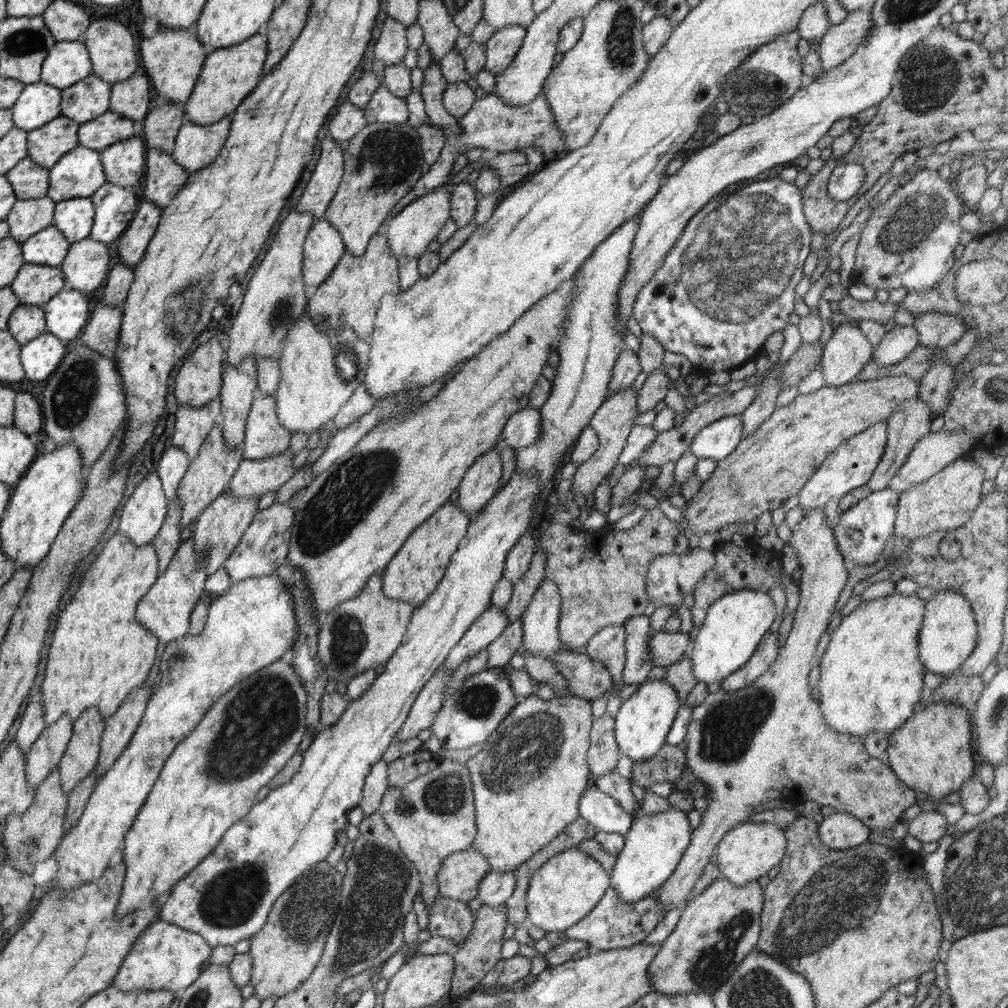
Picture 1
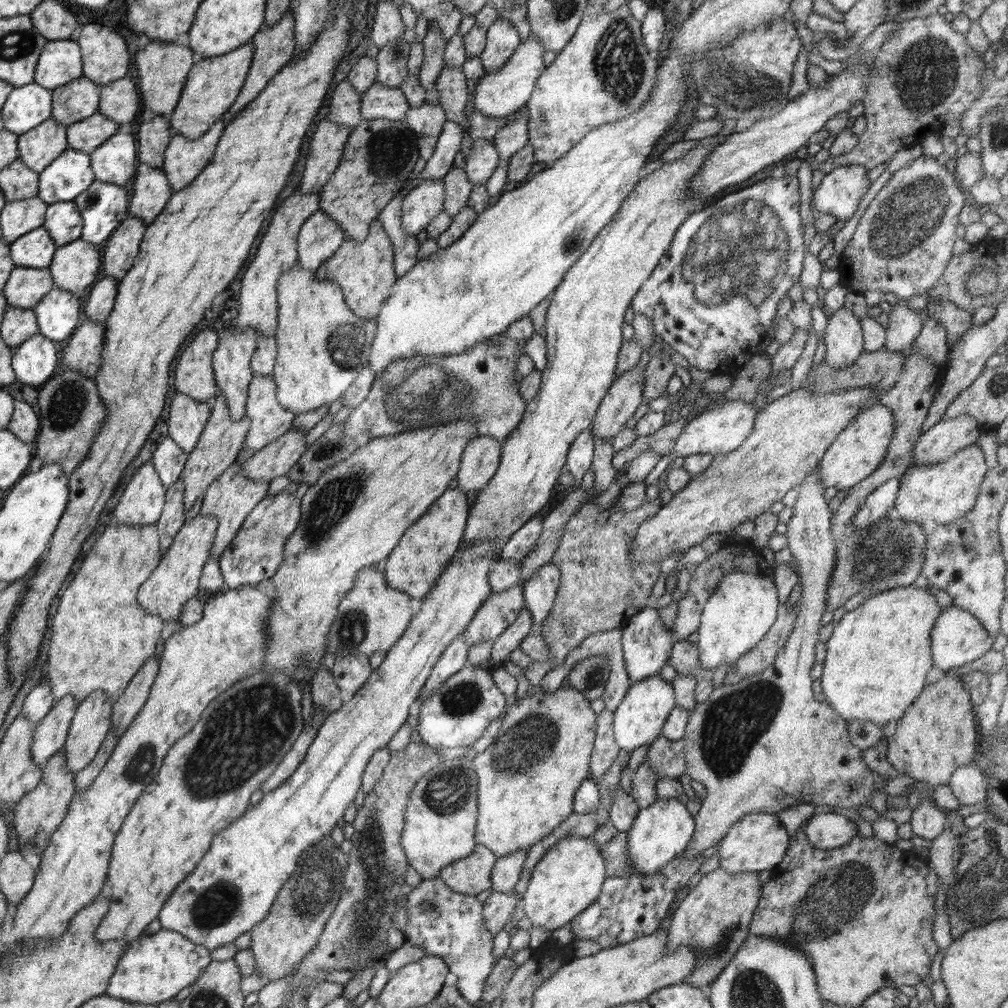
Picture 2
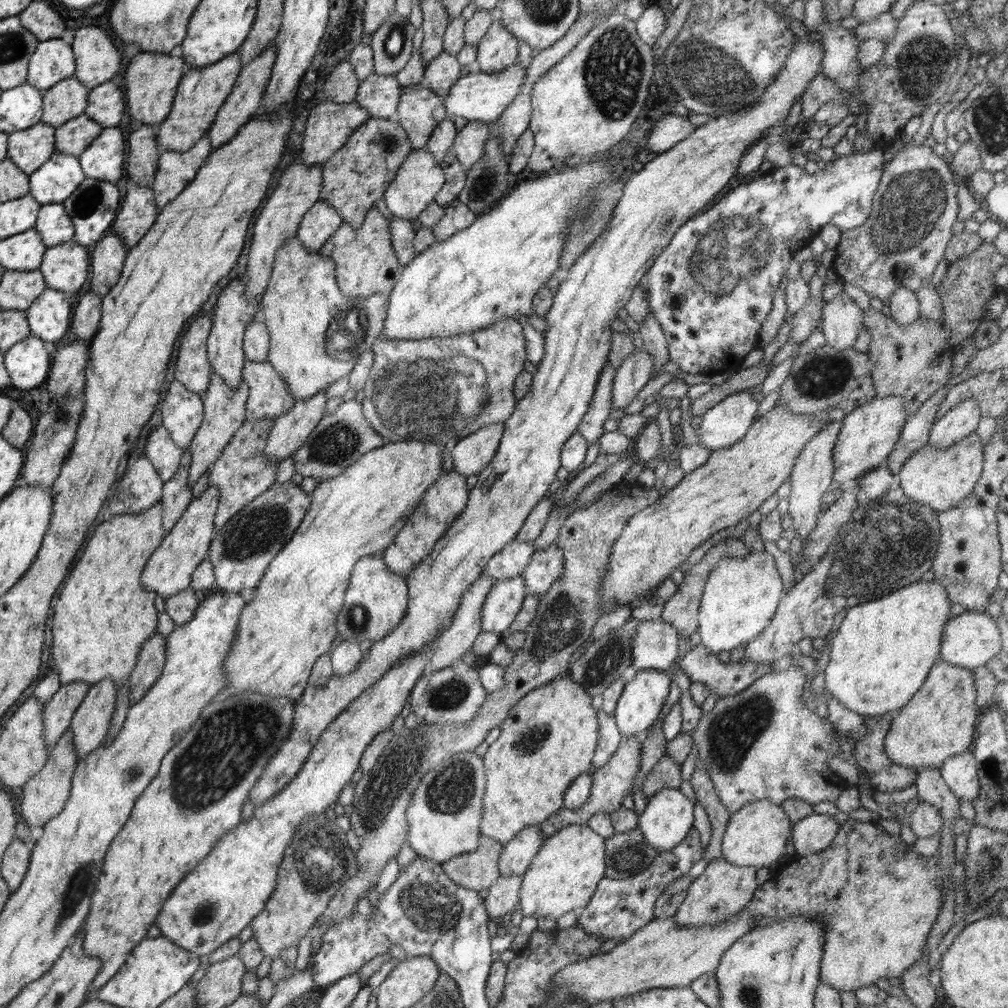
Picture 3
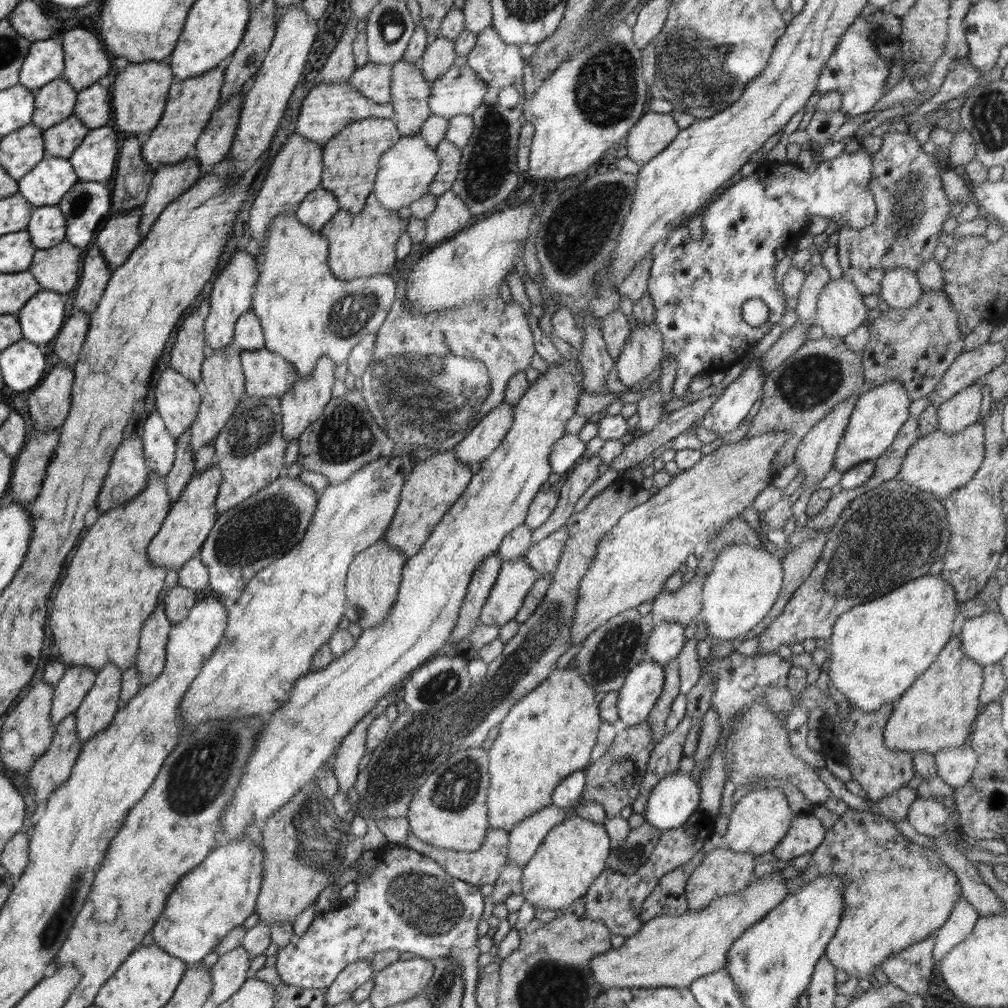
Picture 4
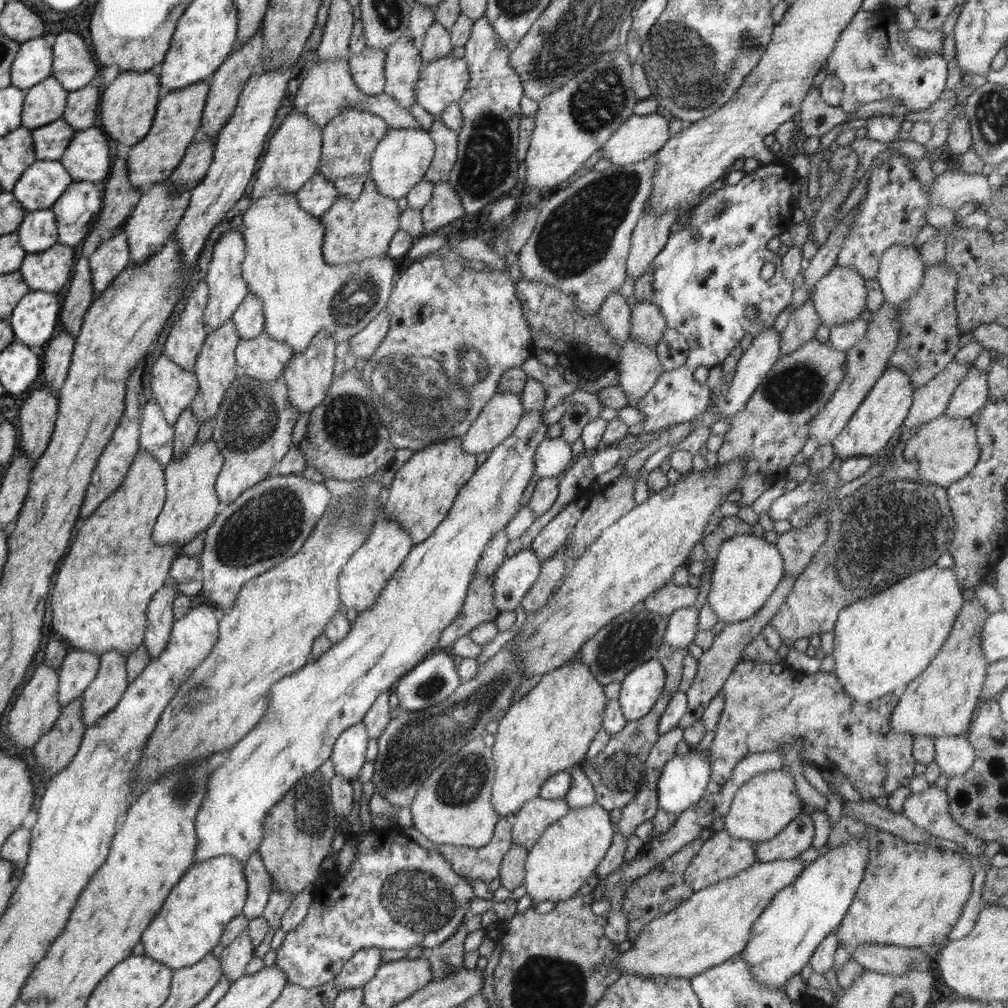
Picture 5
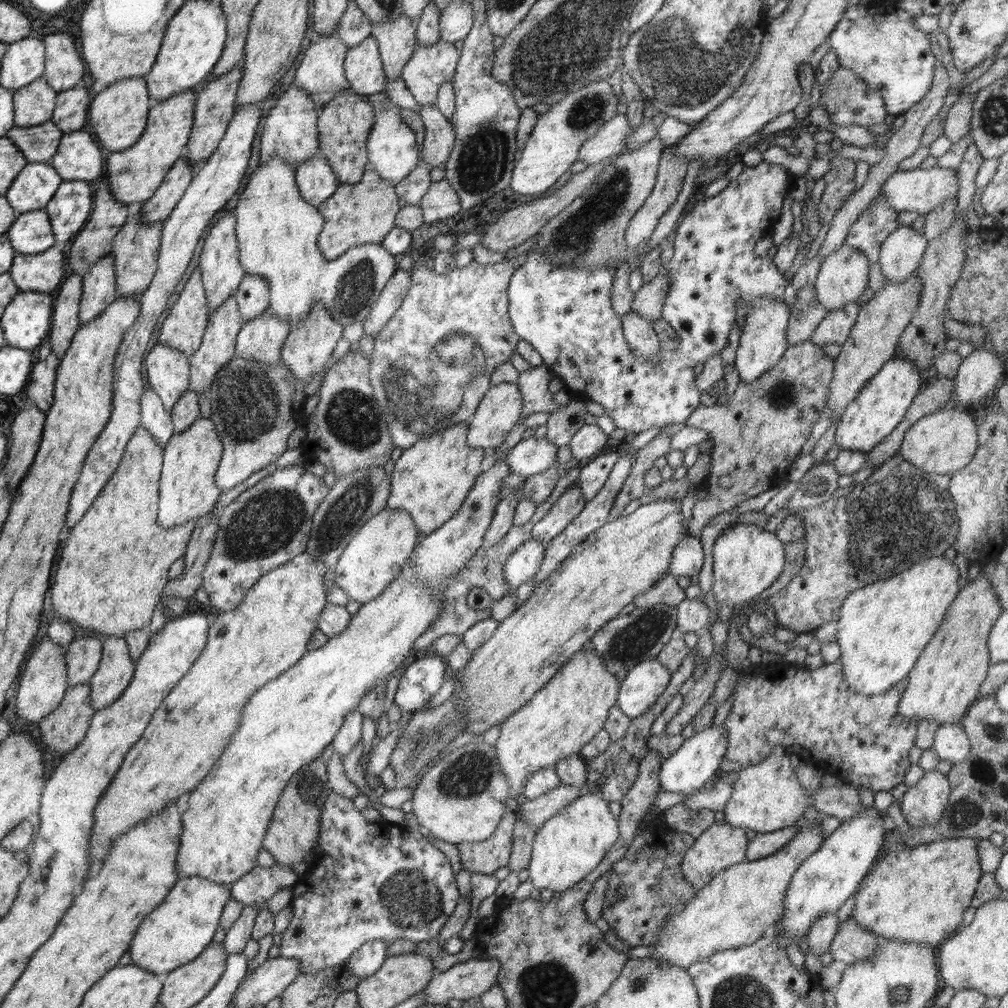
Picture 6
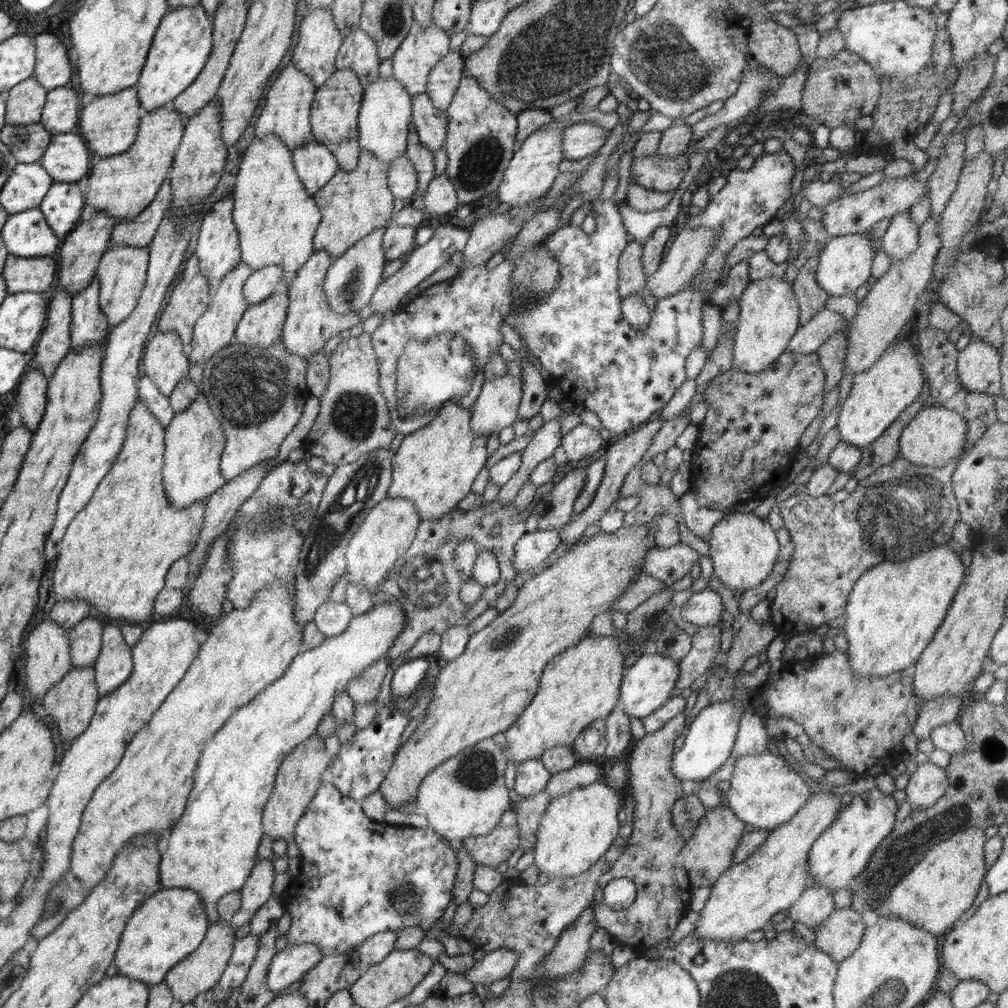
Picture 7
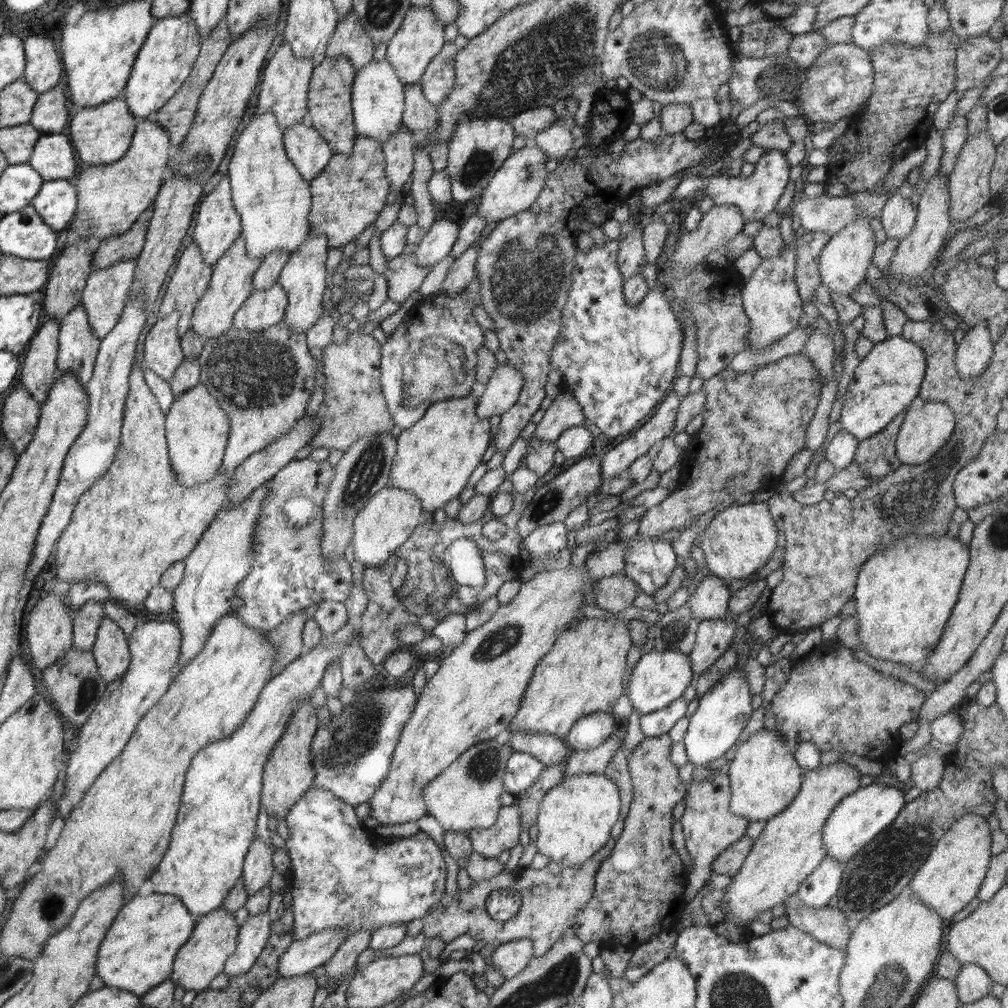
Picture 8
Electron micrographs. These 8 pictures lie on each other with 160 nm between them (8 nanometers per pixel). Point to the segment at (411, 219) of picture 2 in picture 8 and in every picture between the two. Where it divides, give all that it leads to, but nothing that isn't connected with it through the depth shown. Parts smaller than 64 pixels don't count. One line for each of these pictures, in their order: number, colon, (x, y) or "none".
3: (420, 178)
4: (405, 171)
5: (400, 160)
6: (392, 148)
7: (384, 118)
8: (378, 99)

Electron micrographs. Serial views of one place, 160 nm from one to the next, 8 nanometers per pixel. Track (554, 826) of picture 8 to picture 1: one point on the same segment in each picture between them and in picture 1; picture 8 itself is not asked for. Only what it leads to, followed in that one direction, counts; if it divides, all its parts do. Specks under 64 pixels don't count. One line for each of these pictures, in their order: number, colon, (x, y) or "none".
1: (563, 890)
2: (569, 878)
3: (565, 873)
4: (573, 853)
5: (567, 854)
6: (570, 845)
7: (577, 828)

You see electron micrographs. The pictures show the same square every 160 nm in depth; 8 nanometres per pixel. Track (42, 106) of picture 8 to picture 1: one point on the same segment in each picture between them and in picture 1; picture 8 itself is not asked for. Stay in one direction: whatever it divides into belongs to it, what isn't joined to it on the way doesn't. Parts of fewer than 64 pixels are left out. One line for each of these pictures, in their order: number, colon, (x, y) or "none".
1: (133, 98)
2: (119, 100)
3: (106, 104)
4: (93, 107)
5: (82, 107)
6: (70, 114)
7: (61, 112)

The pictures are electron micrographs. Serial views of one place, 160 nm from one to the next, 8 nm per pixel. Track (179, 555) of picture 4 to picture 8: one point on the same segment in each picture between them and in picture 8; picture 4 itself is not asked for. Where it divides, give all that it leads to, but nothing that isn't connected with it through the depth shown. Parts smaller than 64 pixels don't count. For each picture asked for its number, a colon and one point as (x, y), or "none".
5: (192, 503)
6: (187, 488)
7: (194, 442)
8: (197, 431)

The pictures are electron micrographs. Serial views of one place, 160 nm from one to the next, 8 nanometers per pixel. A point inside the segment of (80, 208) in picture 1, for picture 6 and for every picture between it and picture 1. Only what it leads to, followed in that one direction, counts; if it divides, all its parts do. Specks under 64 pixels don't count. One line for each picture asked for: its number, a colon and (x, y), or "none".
2: (63, 222)
3: (53, 223)
4: (47, 226)
5: (38, 231)
6: (30, 234)

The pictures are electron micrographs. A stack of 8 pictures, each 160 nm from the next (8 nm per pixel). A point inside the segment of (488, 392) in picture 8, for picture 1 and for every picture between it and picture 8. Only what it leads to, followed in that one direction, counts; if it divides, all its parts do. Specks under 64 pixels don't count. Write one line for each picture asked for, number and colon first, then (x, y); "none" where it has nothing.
1: (479, 484)
2: (481, 458)
3: (471, 454)
4: (477, 445)
5: (498, 419)
6: (501, 409)
7: (496, 408)

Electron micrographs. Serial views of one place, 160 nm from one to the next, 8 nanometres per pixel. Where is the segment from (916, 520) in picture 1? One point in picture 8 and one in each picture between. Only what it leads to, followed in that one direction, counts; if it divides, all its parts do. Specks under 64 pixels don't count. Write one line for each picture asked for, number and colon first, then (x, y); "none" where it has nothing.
2: (942, 492)
3: (940, 478)
4: (939, 463)
5: (944, 450)
6: (941, 443)
7: (936, 436)
8: (924, 431)

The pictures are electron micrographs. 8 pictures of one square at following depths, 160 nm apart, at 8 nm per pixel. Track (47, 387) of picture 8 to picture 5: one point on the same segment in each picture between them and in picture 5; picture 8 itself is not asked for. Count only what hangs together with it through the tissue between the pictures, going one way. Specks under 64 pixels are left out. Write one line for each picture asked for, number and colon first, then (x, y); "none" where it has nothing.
5: (80, 292)
6: (66, 322)
7: (54, 343)

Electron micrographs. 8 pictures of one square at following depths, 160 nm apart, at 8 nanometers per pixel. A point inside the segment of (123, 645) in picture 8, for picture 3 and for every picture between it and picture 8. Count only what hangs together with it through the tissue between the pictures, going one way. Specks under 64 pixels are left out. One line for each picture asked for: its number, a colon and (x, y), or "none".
3: (90, 723)
4: (96, 711)
5: (103, 693)
6: (116, 669)
7: (114, 664)

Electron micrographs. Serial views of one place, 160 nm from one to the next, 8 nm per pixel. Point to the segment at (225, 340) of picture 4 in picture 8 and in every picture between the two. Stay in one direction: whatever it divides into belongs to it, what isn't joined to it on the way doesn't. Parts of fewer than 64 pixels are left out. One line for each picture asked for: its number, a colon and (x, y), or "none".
5: (227, 289)
6: (221, 271)
7: (218, 249)
8: (218, 223)

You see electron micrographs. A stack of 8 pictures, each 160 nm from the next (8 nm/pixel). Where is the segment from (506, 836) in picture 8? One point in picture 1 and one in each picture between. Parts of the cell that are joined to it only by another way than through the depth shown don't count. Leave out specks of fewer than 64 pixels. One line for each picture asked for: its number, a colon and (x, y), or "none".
1: (459, 877)
2: (471, 875)
3: (478, 870)
4: (482, 867)
5: (484, 863)
6: (486, 857)
7: (501, 842)

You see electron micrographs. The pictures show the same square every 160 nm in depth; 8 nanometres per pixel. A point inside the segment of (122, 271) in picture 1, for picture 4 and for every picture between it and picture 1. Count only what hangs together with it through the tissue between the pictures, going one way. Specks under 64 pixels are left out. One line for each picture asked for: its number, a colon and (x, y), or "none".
2: (99, 305)
3: (84, 323)
4: (69, 341)

